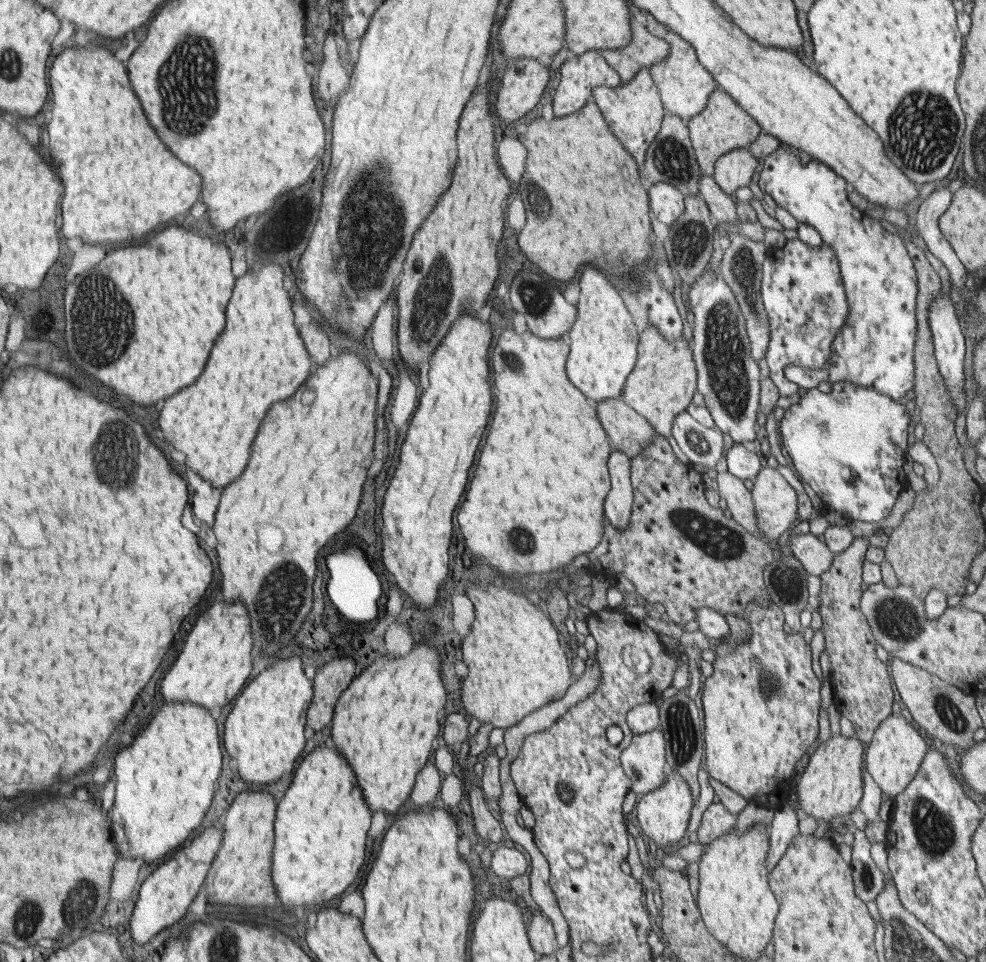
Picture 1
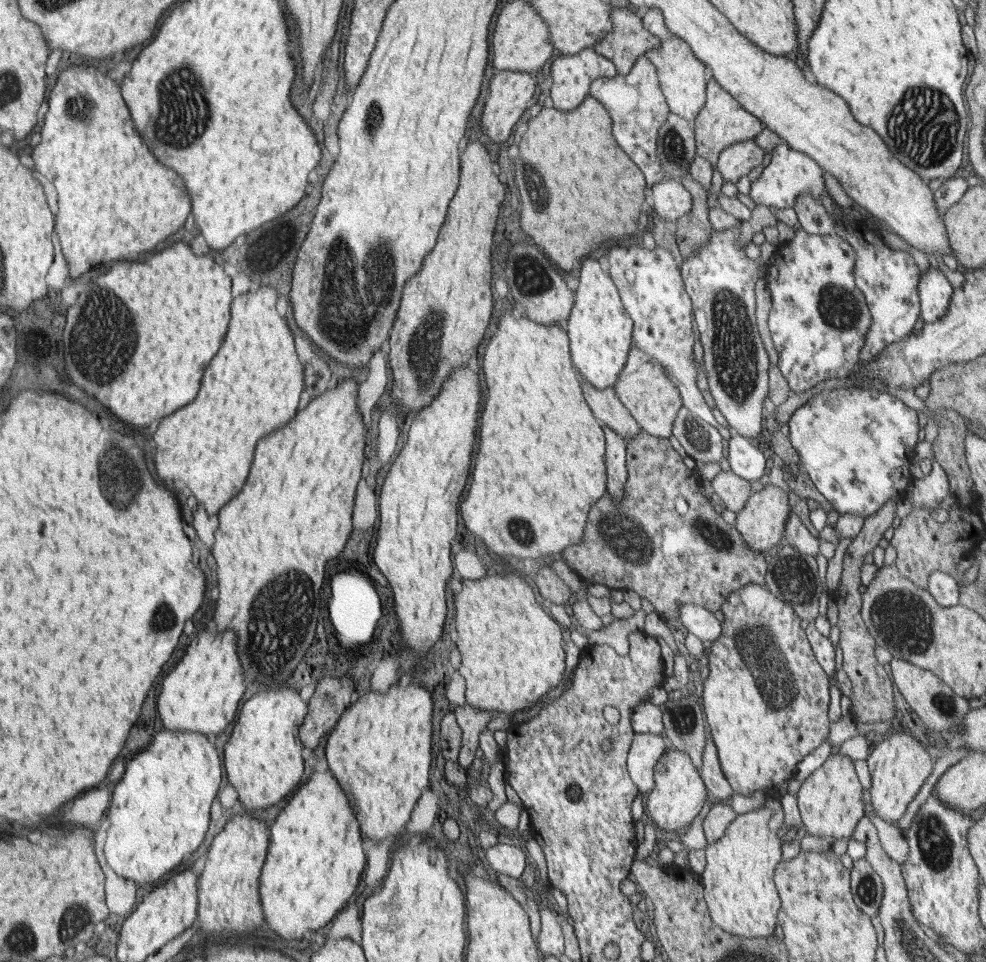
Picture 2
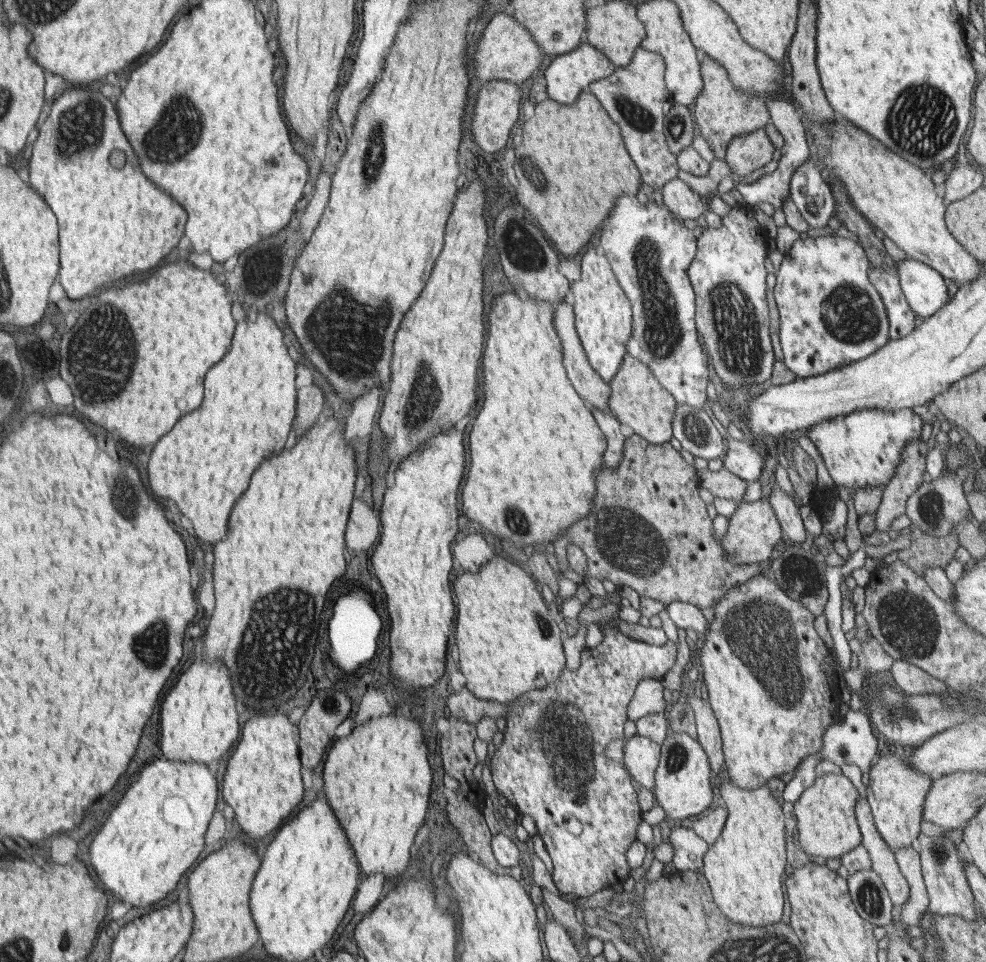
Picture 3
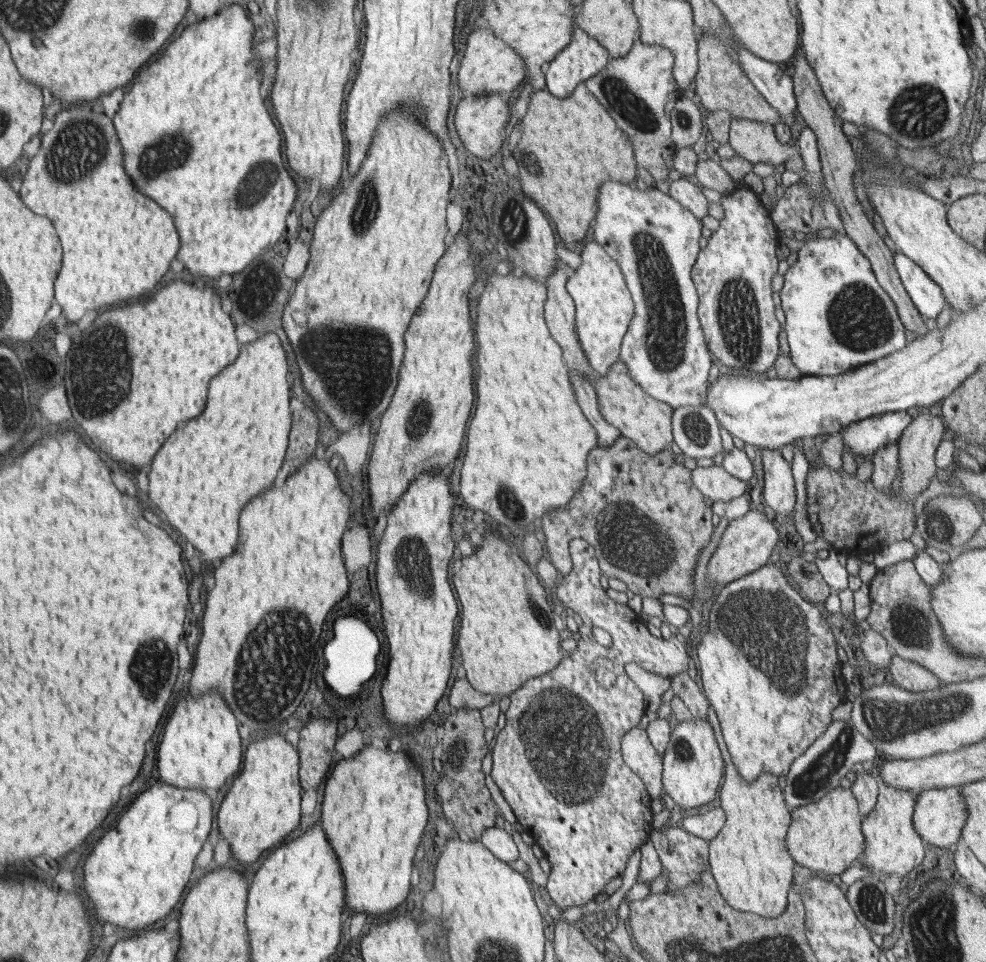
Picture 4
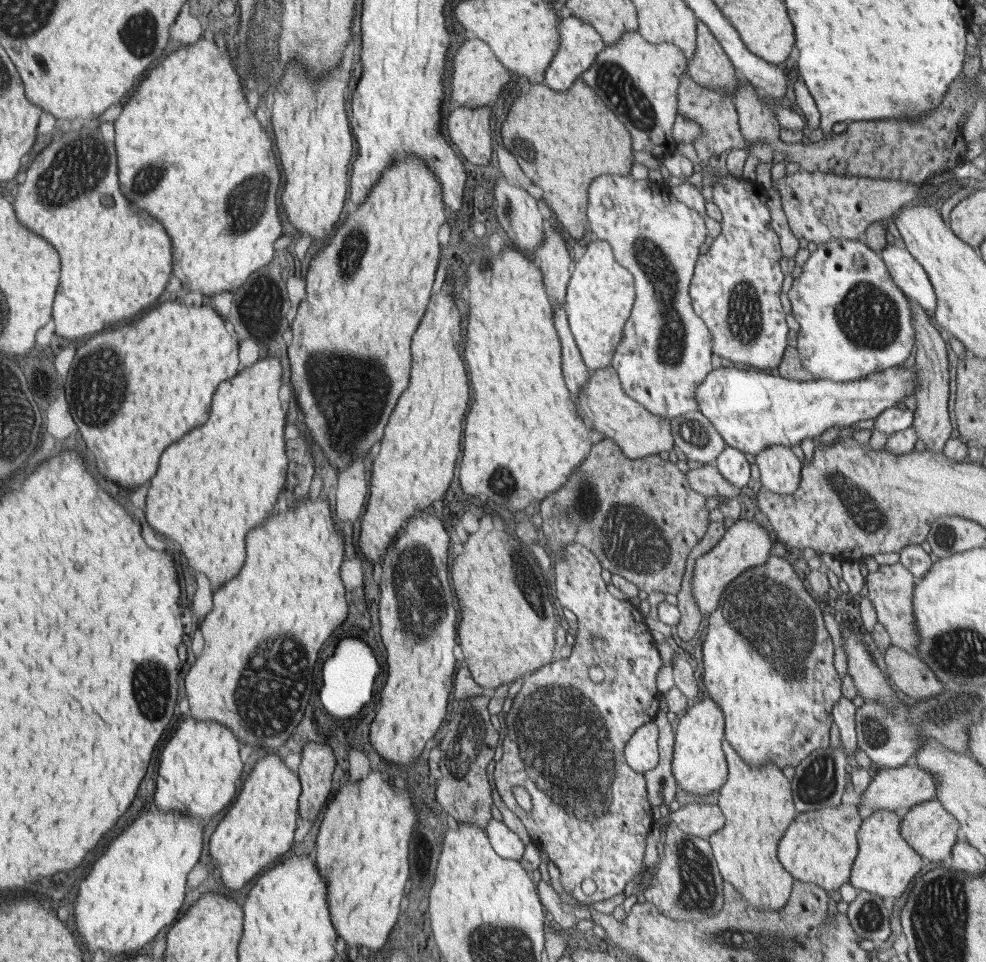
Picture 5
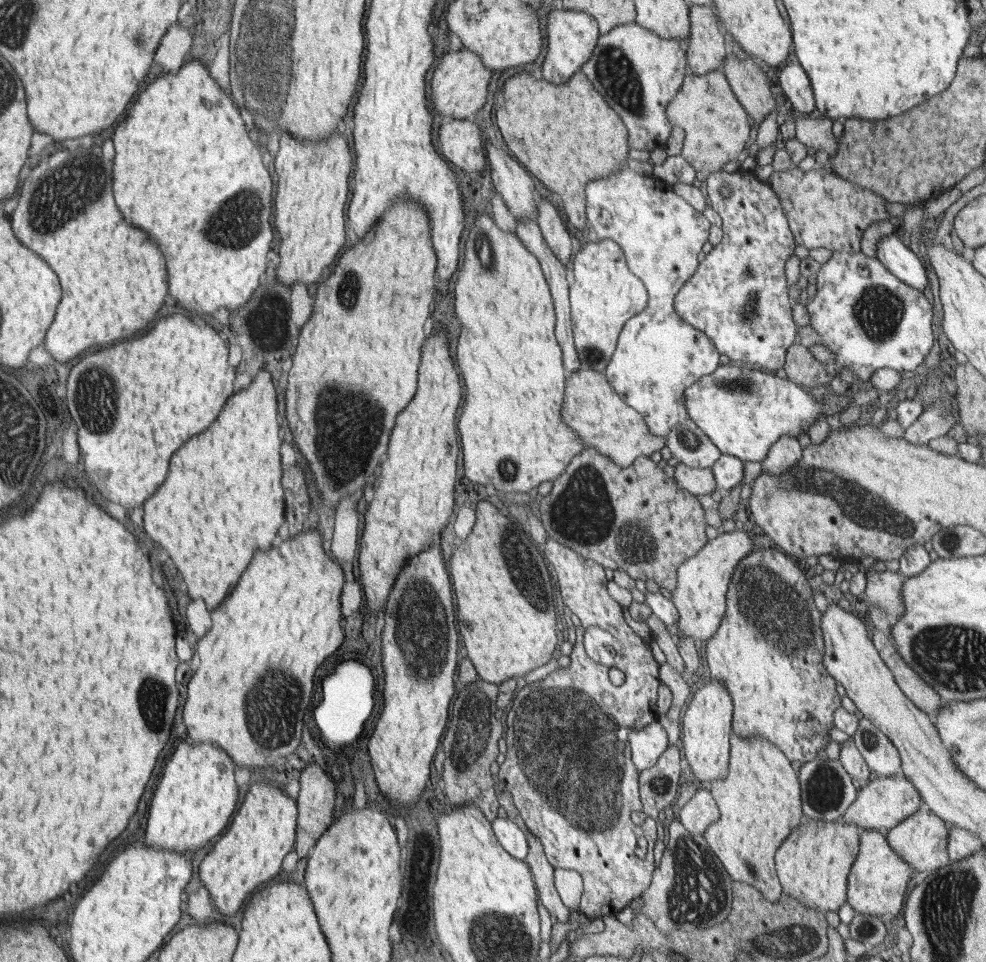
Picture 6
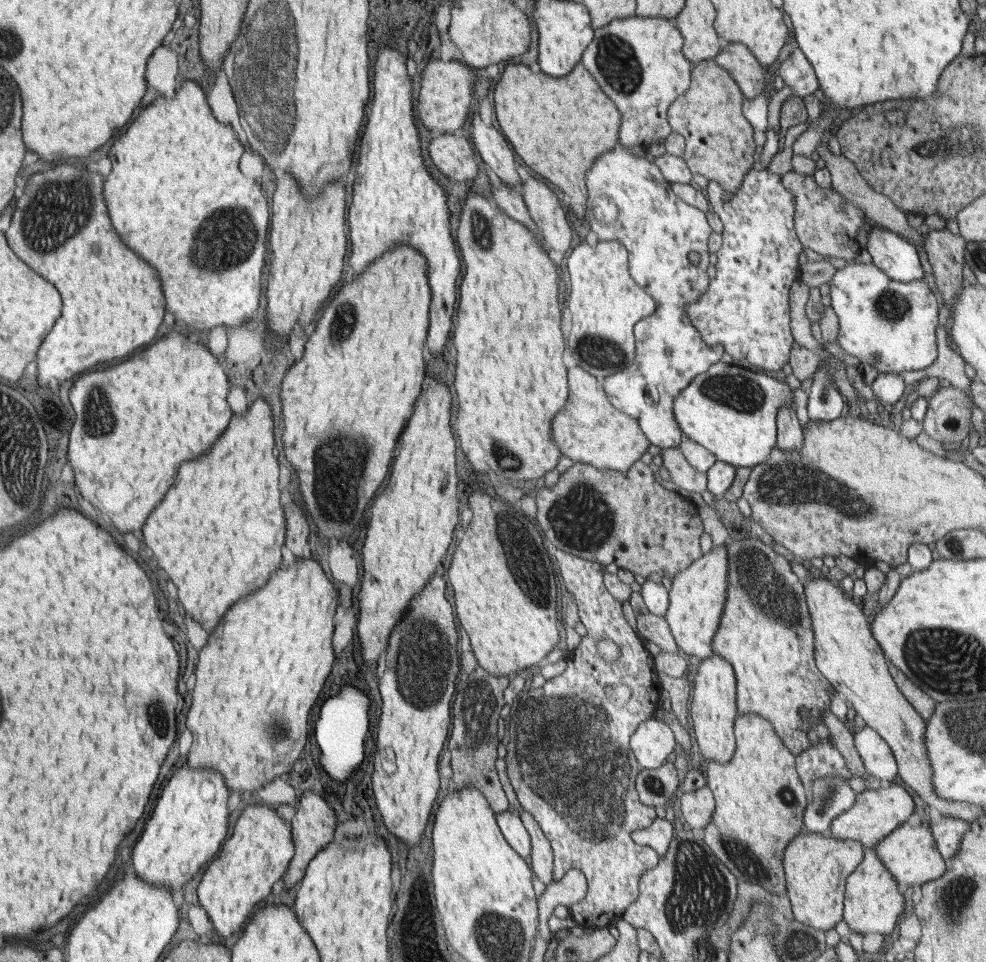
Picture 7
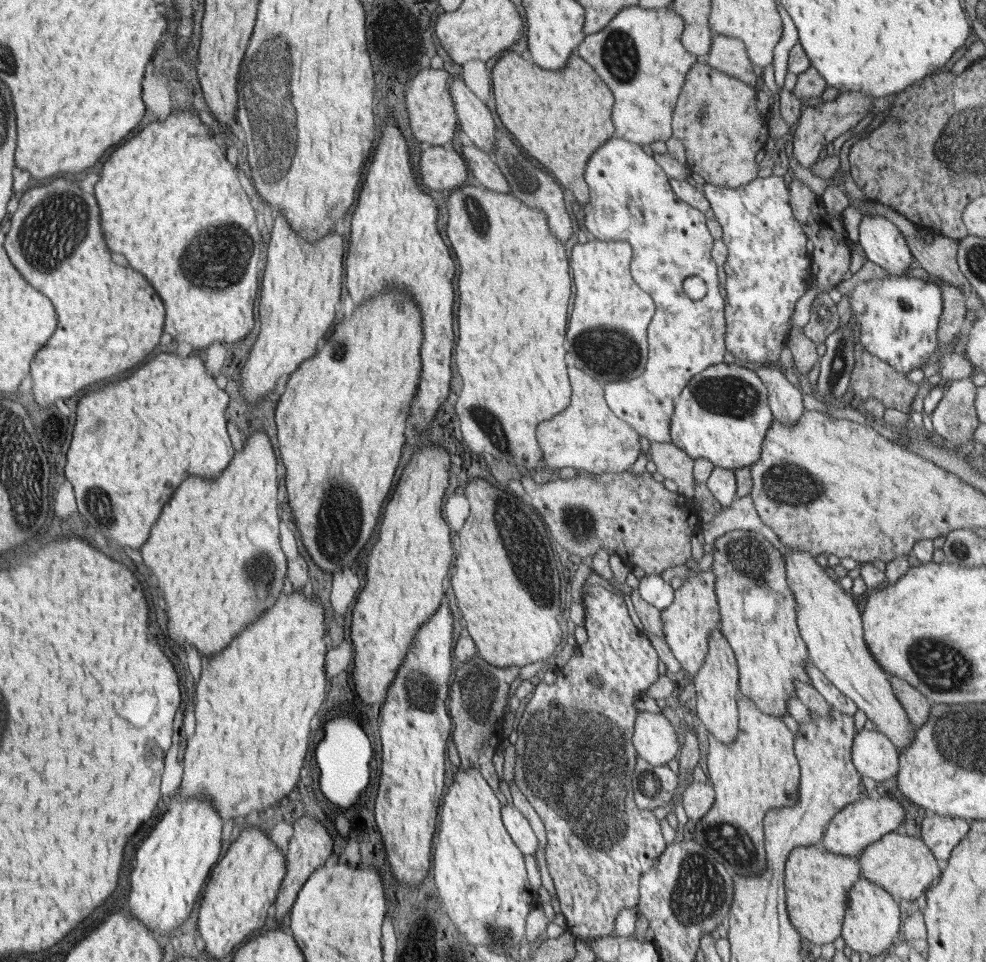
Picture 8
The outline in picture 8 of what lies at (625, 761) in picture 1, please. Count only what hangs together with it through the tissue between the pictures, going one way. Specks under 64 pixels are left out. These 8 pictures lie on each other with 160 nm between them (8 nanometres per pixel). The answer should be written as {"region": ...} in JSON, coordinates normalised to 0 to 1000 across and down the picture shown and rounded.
{"region":[[[648,740],[644,748],[642,777],[646,786],[661,796],[676,795],[686,788],[690,773],[684,755],[671,743]]]}

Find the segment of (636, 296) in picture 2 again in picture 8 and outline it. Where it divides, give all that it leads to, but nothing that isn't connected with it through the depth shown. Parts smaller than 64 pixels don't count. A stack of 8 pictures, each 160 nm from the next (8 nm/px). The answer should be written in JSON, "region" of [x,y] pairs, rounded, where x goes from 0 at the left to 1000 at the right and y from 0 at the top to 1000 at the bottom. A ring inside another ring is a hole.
{"region":[[[619,142],[609,154],[600,160],[600,164],[596,166],[594,172],[594,179],[592,180],[593,188],[598,201],[598,208],[593,216],[593,235],[595,238],[604,246],[606,249],[615,251],[635,251],[638,252],[642,260],[642,267],[640,272],[640,286],[642,287],[643,293],[653,300],[664,314],[664,327],[660,333],[657,340],[657,356],[658,356],[658,367],[657,374],[654,377],[653,387],[649,392],[638,395],[638,396],[627,396],[627,397],[617,397],[612,400],[613,407],[615,407],[614,416],[617,423],[621,425],[621,428],[627,435],[634,437],[649,454],[656,455],[659,459],[670,459],[670,460],[682,460],[682,455],[680,452],[680,442],[681,436],[684,429],[685,416],[692,409],[692,405],[700,398],[700,395],[706,390],[710,389],[714,385],[717,385],[720,380],[725,380],[733,376],[734,368],[737,366],[735,357],[735,311],[730,306],[728,300],[728,279],[727,274],[721,265],[721,260],[723,257],[724,247],[719,241],[719,237],[716,236],[716,226],[714,221],[703,214],[700,214],[697,210],[690,208],[686,201],[682,198],[678,190],[678,183],[673,180],[671,174],[665,168],[662,162],[658,162],[655,158],[651,157],[651,153],[648,150],[633,146],[629,142]],[[698,287],[708,287],[716,293],[716,308],[712,310],[711,313],[705,313],[694,304],[692,299],[692,294]]]}

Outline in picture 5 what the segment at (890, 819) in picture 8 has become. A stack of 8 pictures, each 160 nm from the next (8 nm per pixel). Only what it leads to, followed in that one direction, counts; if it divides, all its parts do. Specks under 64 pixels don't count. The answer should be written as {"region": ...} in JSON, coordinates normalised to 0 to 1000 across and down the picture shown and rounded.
{"region":[[[920,793],[911,798],[886,800],[880,819],[867,834],[875,847],[887,842],[902,842],[916,849],[925,838],[948,830],[949,821],[950,811],[946,809],[944,802],[935,800],[930,794]]]}

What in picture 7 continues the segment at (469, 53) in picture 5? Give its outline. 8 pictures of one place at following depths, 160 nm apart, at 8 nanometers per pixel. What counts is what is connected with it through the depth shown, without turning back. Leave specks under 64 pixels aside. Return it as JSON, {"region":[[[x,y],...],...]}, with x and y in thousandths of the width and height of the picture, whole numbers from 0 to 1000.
{"region":[[[438,62],[427,76],[426,94],[424,94],[424,108],[422,116],[426,127],[441,140],[446,138],[458,139],[469,134],[477,119],[479,108],[479,91],[483,87],[483,81],[477,77],[473,69],[467,63]]]}

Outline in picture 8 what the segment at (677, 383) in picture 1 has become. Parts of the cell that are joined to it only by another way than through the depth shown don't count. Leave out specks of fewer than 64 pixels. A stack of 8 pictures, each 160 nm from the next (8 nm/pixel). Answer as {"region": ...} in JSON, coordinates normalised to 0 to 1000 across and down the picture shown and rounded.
{"region":[[[585,381],[575,383],[579,398],[579,418],[564,432],[546,441],[544,454],[554,484],[586,486],[588,491],[610,494],[637,490],[649,474],[649,452],[617,423],[612,400]]]}

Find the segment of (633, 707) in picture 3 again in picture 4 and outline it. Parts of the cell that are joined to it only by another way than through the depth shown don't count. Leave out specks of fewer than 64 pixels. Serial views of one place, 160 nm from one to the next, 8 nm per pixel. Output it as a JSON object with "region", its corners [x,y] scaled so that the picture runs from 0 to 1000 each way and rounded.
{"region":[[[645,689],[635,690],[634,698],[653,720],[654,729],[656,730],[654,741],[666,740],[671,731],[671,721],[681,714],[681,707],[665,702],[665,700],[657,699]]]}

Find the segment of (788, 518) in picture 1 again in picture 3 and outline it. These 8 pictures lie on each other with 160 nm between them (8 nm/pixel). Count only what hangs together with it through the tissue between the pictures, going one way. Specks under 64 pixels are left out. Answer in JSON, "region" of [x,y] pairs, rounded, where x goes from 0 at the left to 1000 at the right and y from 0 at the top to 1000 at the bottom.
{"region":[[[773,518],[761,523],[753,522],[739,541],[737,554],[731,562],[735,582],[751,587],[778,587],[790,572],[794,557],[791,544],[787,540],[787,533],[785,533],[781,522]]]}

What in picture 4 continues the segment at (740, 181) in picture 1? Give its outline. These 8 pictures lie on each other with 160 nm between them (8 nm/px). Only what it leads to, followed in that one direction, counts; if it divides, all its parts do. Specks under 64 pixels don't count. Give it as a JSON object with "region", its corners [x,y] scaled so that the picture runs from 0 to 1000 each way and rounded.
{"region":[[[741,124],[738,151],[742,159],[753,162],[764,172],[779,169],[791,177],[791,149],[782,129],[761,124]]]}

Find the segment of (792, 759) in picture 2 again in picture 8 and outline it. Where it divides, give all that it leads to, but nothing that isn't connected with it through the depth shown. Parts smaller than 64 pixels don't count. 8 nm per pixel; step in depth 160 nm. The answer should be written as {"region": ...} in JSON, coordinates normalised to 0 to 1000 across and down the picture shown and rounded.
{"region":[[[746,550],[725,560],[722,578],[731,657],[747,686],[749,717],[774,741],[793,746],[798,728],[808,725],[806,709],[823,711],[816,698],[820,681],[808,650],[794,576],[770,553]]]}

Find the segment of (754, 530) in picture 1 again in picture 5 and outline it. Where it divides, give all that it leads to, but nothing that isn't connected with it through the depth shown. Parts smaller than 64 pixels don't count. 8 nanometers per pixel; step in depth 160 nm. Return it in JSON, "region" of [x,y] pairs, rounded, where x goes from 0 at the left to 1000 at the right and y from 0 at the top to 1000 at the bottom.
{"region":[[[726,482],[714,483],[711,486],[699,488],[696,493],[697,502],[702,509],[713,514],[715,517],[725,517],[729,520],[748,518],[757,511],[740,503],[727,488]]]}

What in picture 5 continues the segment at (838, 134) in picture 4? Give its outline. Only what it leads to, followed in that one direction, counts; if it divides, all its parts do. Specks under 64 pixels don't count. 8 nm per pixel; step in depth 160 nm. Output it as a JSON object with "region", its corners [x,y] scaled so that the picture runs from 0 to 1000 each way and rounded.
{"region":[[[920,310],[926,324],[926,340],[928,343],[929,372],[929,426],[927,427],[926,444],[929,447],[929,455],[938,462],[939,470],[947,472],[955,471],[959,459],[966,453],[966,439],[961,429],[962,397],[961,369],[959,367],[959,356],[955,352],[953,345],[942,334],[939,323],[930,315]]]}

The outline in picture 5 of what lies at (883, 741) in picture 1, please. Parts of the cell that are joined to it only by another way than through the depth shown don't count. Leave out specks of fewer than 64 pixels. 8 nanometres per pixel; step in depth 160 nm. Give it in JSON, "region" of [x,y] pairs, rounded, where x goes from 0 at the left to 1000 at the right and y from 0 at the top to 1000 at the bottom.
{"region":[[[887,842],[876,847],[869,865],[870,889],[863,903],[861,917],[868,926],[878,926],[892,933],[913,933],[924,915],[935,906],[935,891],[915,871],[912,846],[902,842]]]}

